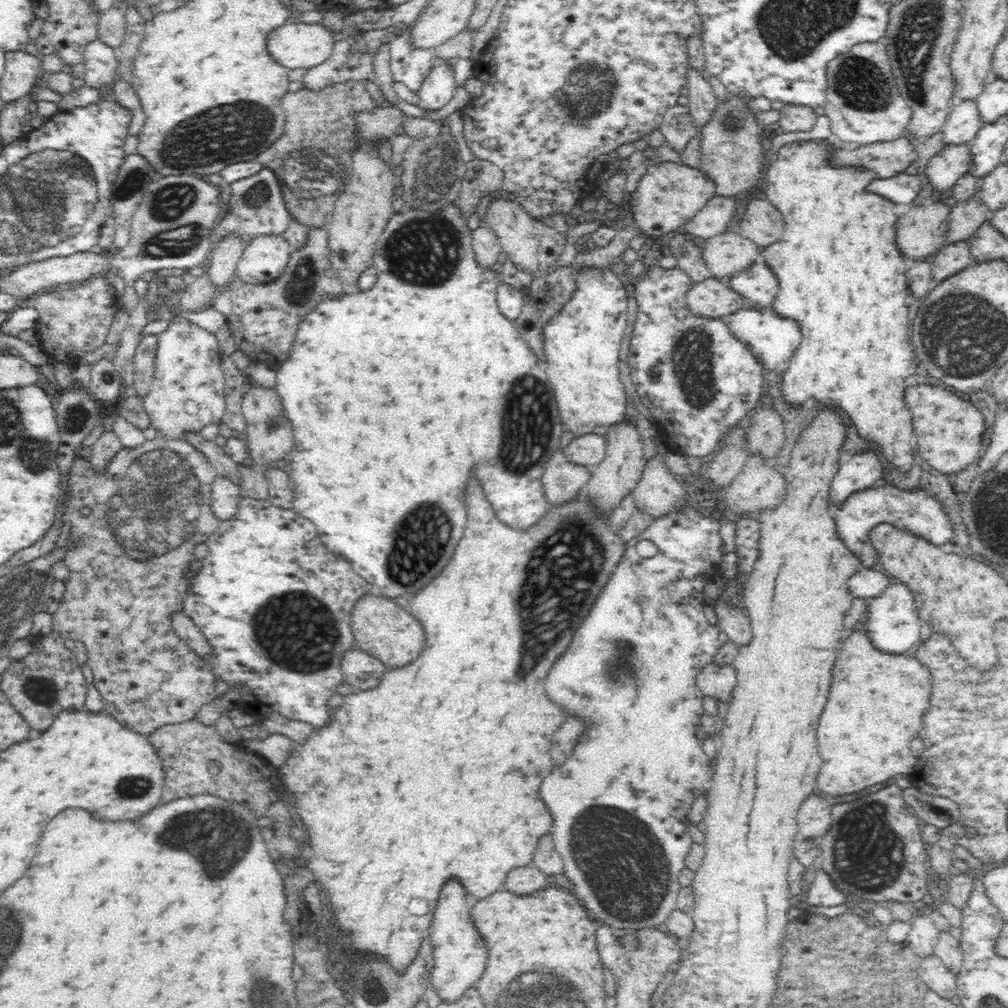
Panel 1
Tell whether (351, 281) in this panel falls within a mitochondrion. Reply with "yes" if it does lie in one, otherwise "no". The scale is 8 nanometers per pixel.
no

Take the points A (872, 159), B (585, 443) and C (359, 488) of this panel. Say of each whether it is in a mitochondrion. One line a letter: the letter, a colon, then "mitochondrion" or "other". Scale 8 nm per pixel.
A: other
B: other
C: other

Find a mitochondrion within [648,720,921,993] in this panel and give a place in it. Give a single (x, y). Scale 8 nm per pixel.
(870, 853)

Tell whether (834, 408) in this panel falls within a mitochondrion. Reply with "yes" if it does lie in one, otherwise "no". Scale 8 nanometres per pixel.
no

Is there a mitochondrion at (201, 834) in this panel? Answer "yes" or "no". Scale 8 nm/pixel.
yes

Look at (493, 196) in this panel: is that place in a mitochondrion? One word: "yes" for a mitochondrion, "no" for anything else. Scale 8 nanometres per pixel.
no

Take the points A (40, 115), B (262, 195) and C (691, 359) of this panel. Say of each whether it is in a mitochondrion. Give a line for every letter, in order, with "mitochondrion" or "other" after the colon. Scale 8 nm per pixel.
A: other
B: mitochondrion
C: mitochondrion

